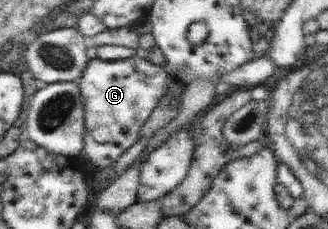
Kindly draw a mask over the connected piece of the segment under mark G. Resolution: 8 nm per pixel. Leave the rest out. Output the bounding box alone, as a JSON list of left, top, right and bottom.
[77,57,168,169]

